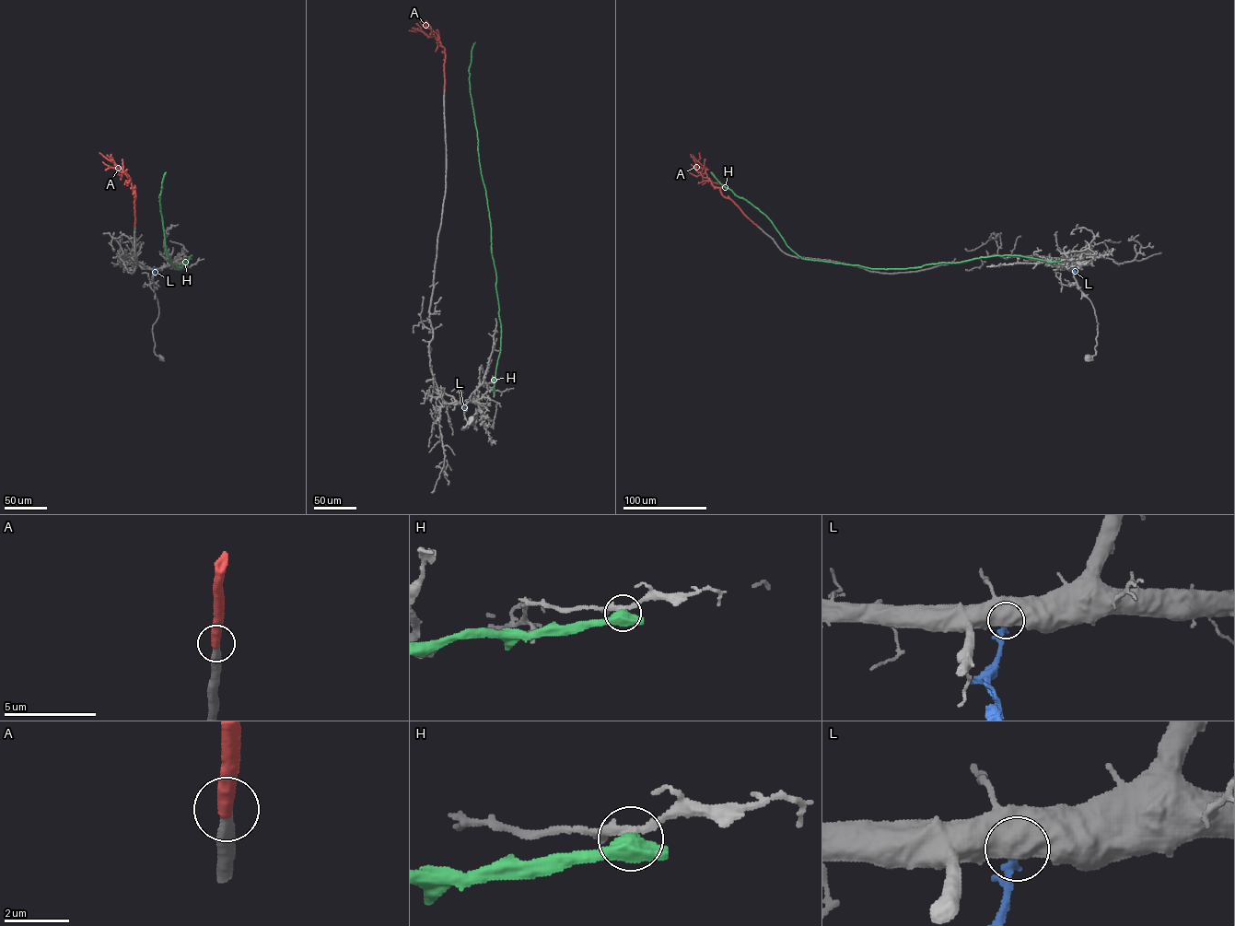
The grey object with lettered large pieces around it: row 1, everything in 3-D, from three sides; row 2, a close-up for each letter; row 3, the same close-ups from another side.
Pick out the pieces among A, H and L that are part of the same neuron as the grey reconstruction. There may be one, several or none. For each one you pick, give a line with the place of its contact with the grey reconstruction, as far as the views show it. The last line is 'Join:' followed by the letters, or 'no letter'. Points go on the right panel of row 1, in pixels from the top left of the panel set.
A: meets grey at (757, 226)
Join: A

